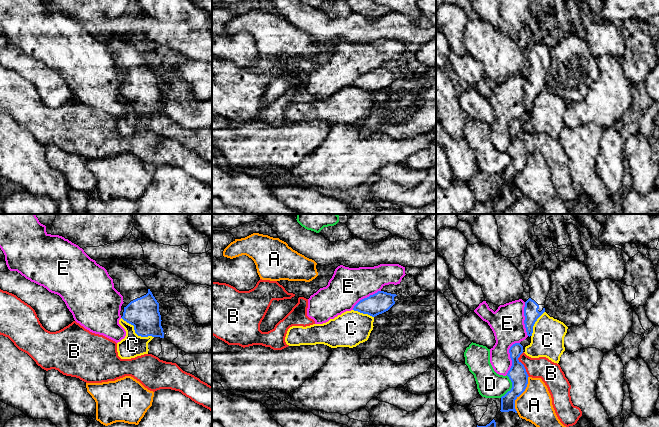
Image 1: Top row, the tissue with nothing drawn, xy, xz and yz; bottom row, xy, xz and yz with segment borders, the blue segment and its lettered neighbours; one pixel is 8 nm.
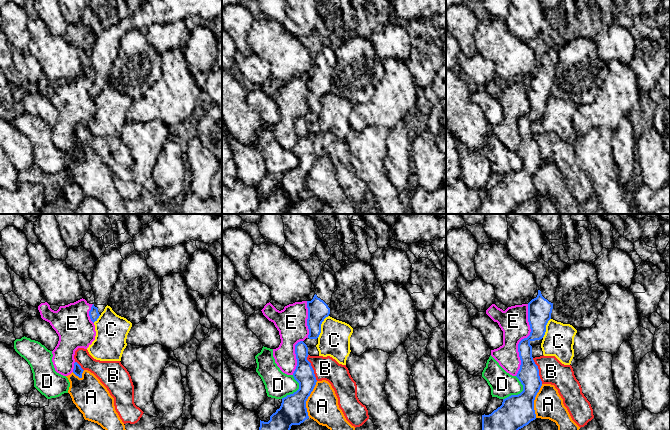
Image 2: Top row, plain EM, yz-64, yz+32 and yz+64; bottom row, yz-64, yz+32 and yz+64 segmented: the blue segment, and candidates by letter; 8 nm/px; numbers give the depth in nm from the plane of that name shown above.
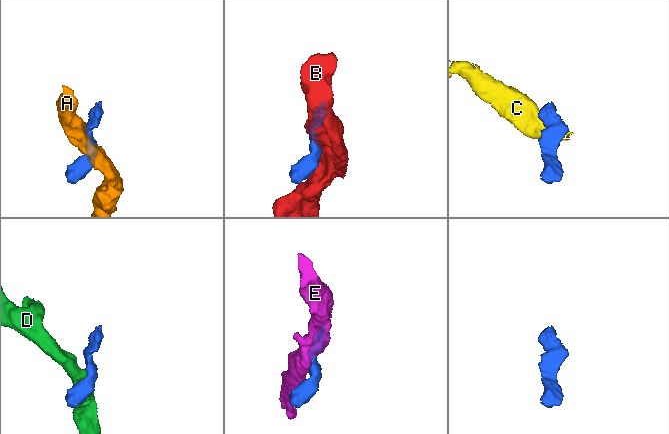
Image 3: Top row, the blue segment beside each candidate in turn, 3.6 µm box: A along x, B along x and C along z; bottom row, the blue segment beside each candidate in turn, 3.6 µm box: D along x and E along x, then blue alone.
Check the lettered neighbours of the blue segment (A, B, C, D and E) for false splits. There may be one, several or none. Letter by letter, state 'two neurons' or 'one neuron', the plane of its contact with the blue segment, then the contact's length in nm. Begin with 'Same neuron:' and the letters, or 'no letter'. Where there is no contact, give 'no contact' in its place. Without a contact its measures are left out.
Same neuron: no letter
A: two neurons; meets blue in yz; contact 320 nm long
B: two neurons; meets blue in yz; contact 200 nm long
C: two neurons; meets blue in xy; contact 300 nm long
D: two neurons; meets blue in yz; contact 190 nm long
E: two neurons; meets blue in yz; contact 280 nm long

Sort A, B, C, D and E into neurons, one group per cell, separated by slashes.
A / B / C / D / E

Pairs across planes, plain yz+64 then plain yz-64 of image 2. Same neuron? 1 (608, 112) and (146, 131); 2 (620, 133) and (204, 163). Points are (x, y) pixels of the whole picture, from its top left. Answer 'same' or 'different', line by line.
1: different
2: different

